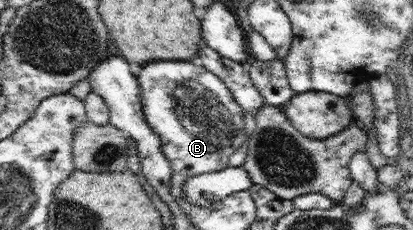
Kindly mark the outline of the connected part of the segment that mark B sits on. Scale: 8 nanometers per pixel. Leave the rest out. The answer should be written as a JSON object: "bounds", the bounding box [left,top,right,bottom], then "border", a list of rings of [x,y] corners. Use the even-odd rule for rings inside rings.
{"bounds":[137,62,248,205],"border":[[[151,62],[141,68],[137,78],[143,112],[149,126],[160,136],[161,152],[171,164],[171,196],[184,205],[183,185],[187,179],[229,167],[231,154],[248,136],[244,110],[218,76],[191,62]]]}

